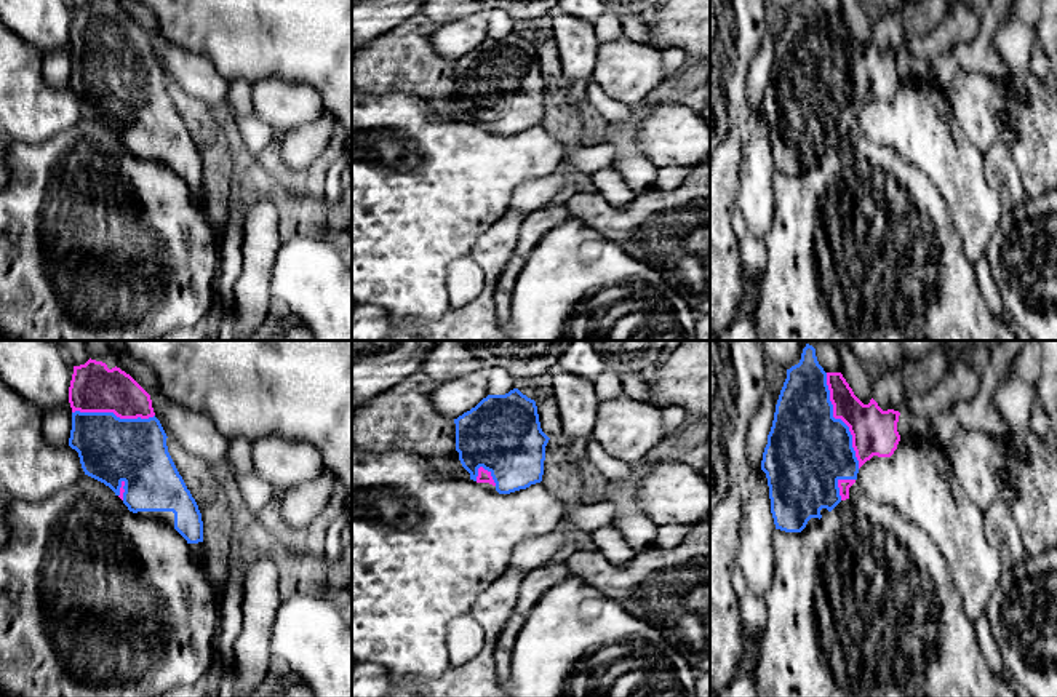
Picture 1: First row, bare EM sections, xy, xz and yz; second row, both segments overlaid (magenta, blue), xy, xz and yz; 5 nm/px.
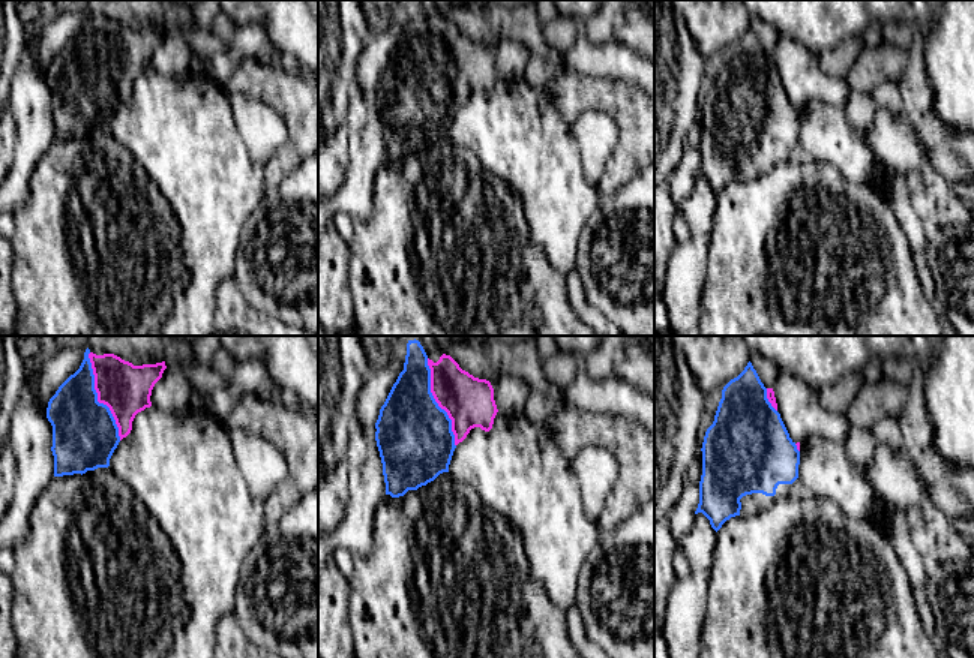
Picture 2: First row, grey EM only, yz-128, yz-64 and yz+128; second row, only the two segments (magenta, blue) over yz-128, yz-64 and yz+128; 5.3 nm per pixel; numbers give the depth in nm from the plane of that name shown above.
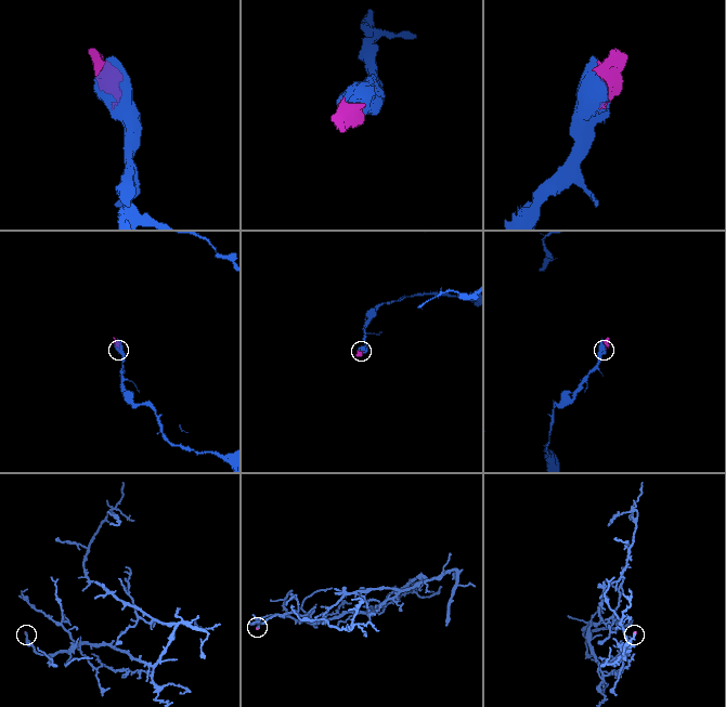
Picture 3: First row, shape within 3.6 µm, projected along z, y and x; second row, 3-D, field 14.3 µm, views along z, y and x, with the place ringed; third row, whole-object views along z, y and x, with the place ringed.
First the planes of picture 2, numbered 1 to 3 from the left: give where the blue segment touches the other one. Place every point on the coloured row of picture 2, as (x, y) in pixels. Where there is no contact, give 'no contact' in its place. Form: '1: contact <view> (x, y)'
1: contact yz-128 (98, 397)
2: contact yz-64 (435, 400)
3: contact yz+128 (769, 400)

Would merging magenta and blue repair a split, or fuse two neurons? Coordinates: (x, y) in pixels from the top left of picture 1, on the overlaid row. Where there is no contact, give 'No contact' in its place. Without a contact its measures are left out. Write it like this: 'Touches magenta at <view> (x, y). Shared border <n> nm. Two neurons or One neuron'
Touches magenta at yz (840, 418). Shared border 500 nm. One neuron

